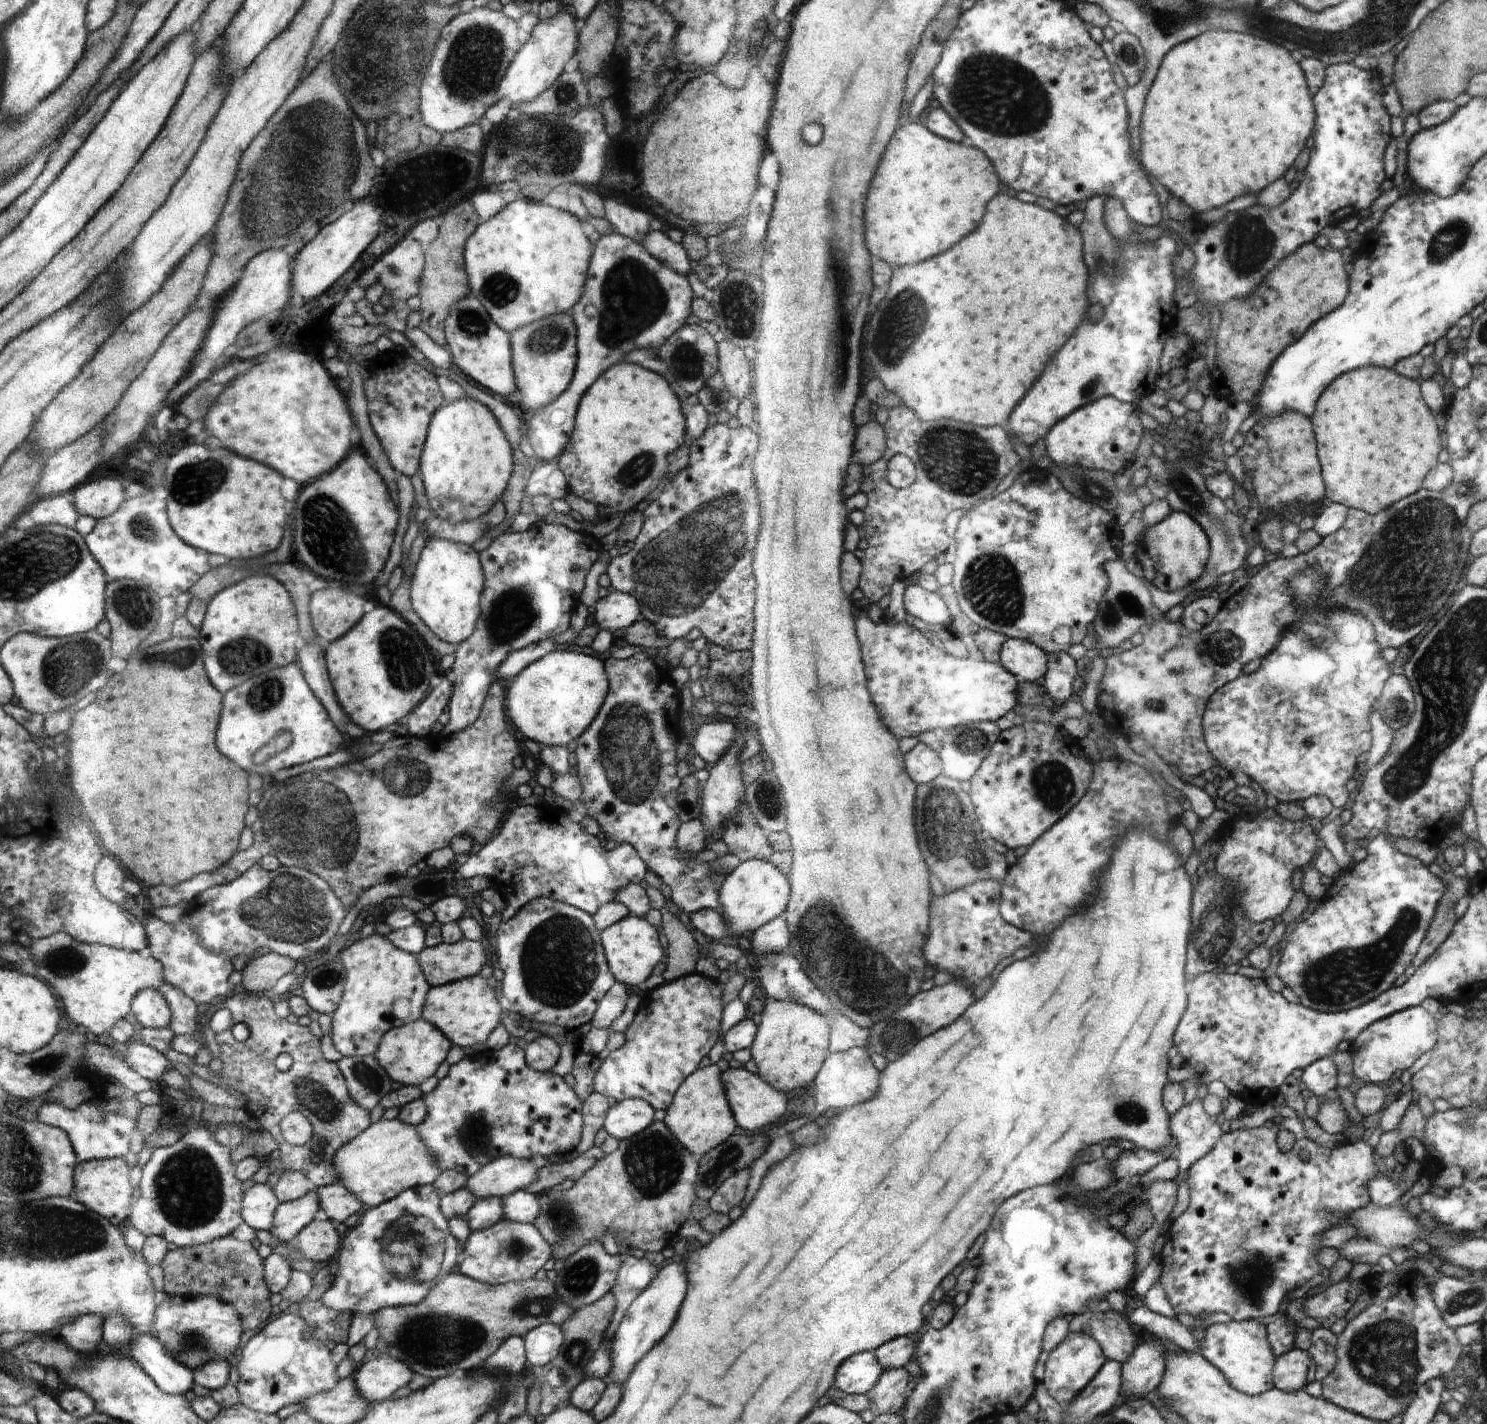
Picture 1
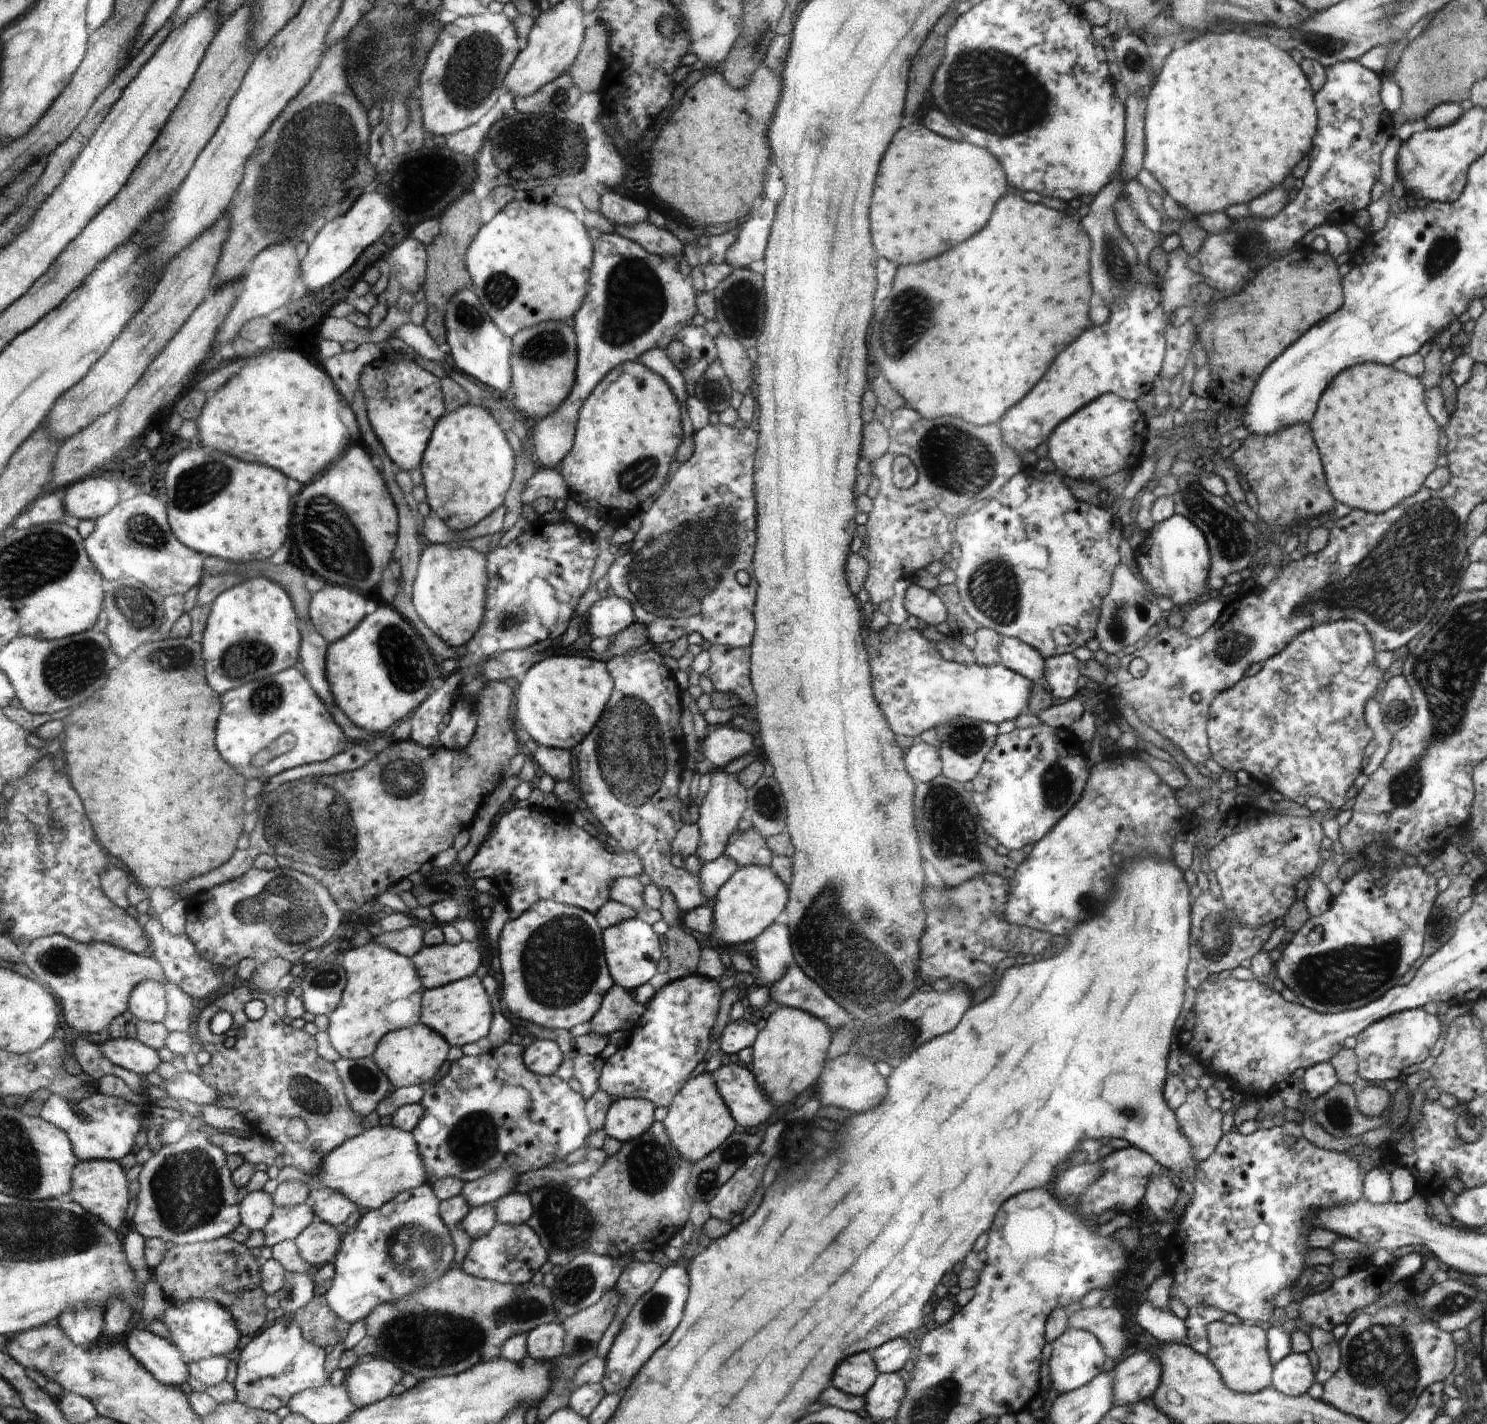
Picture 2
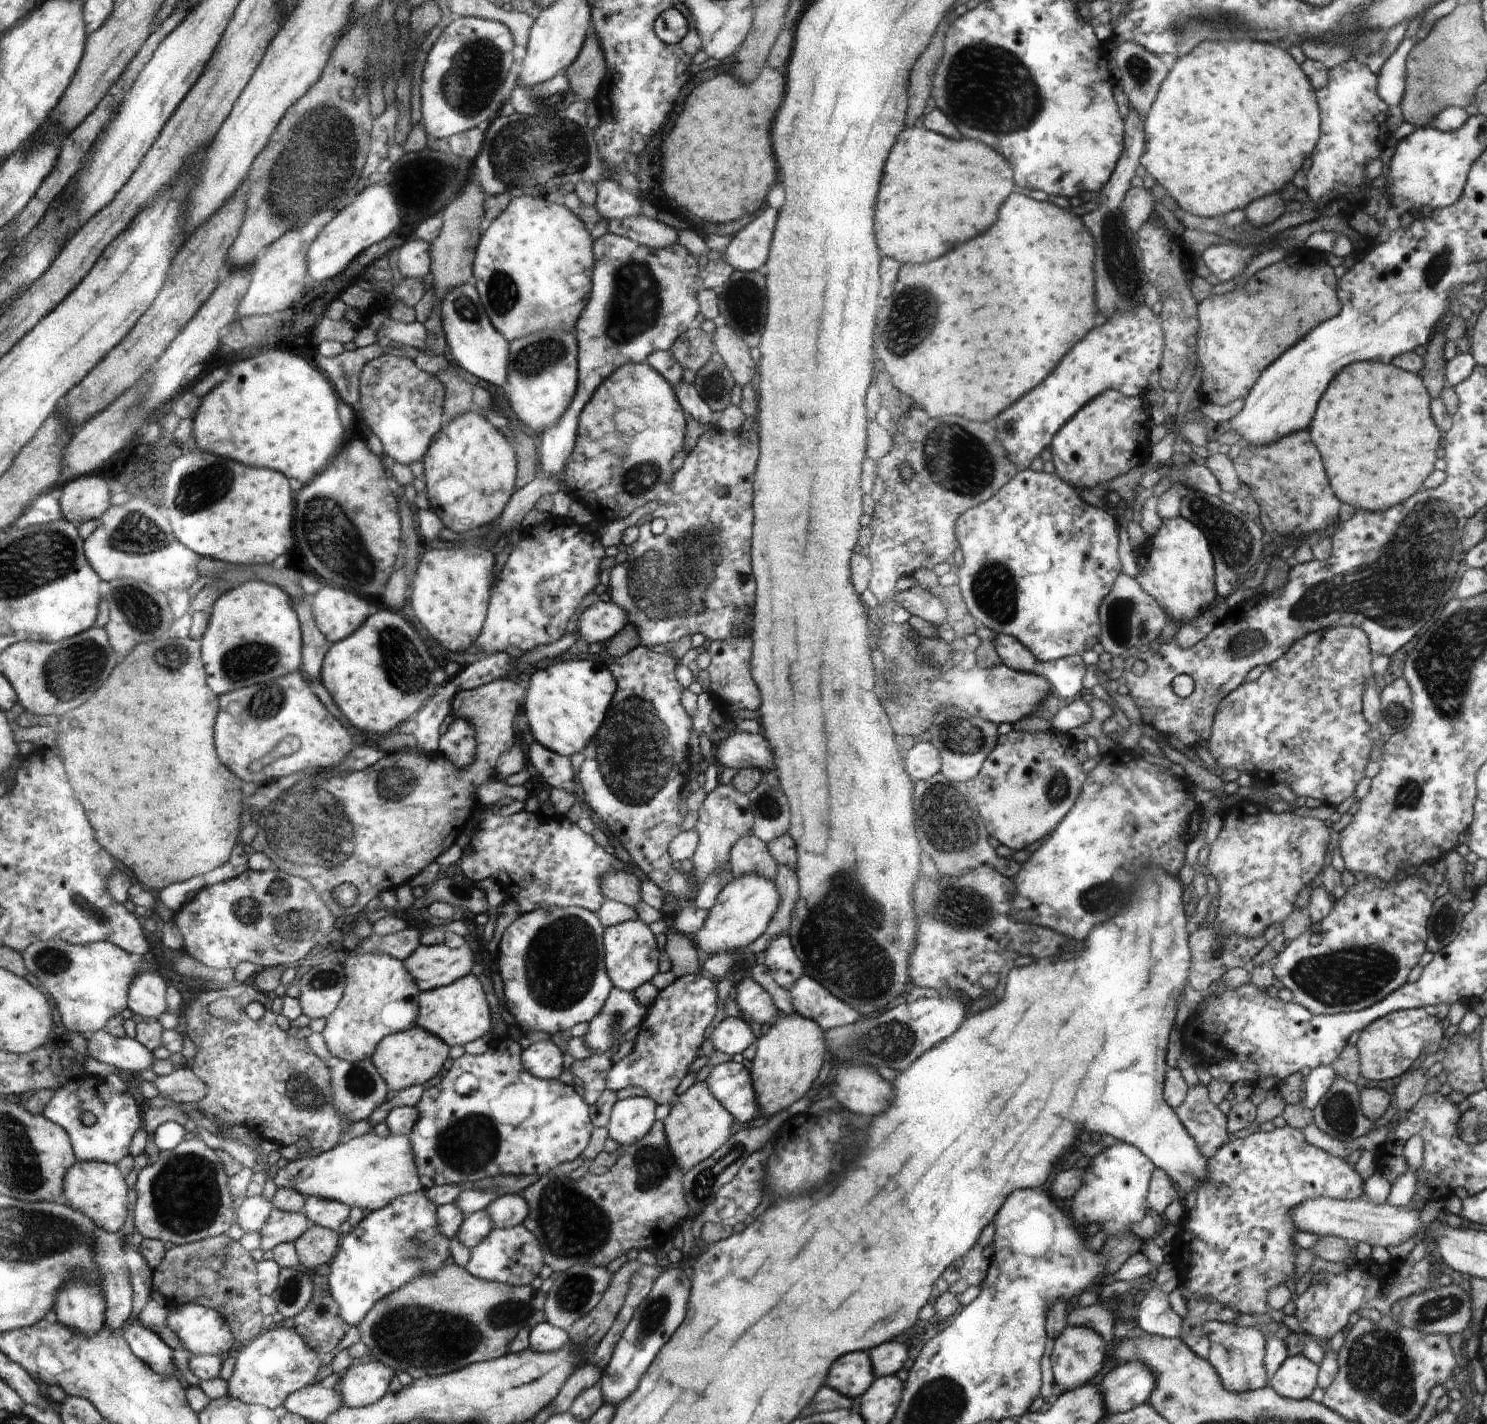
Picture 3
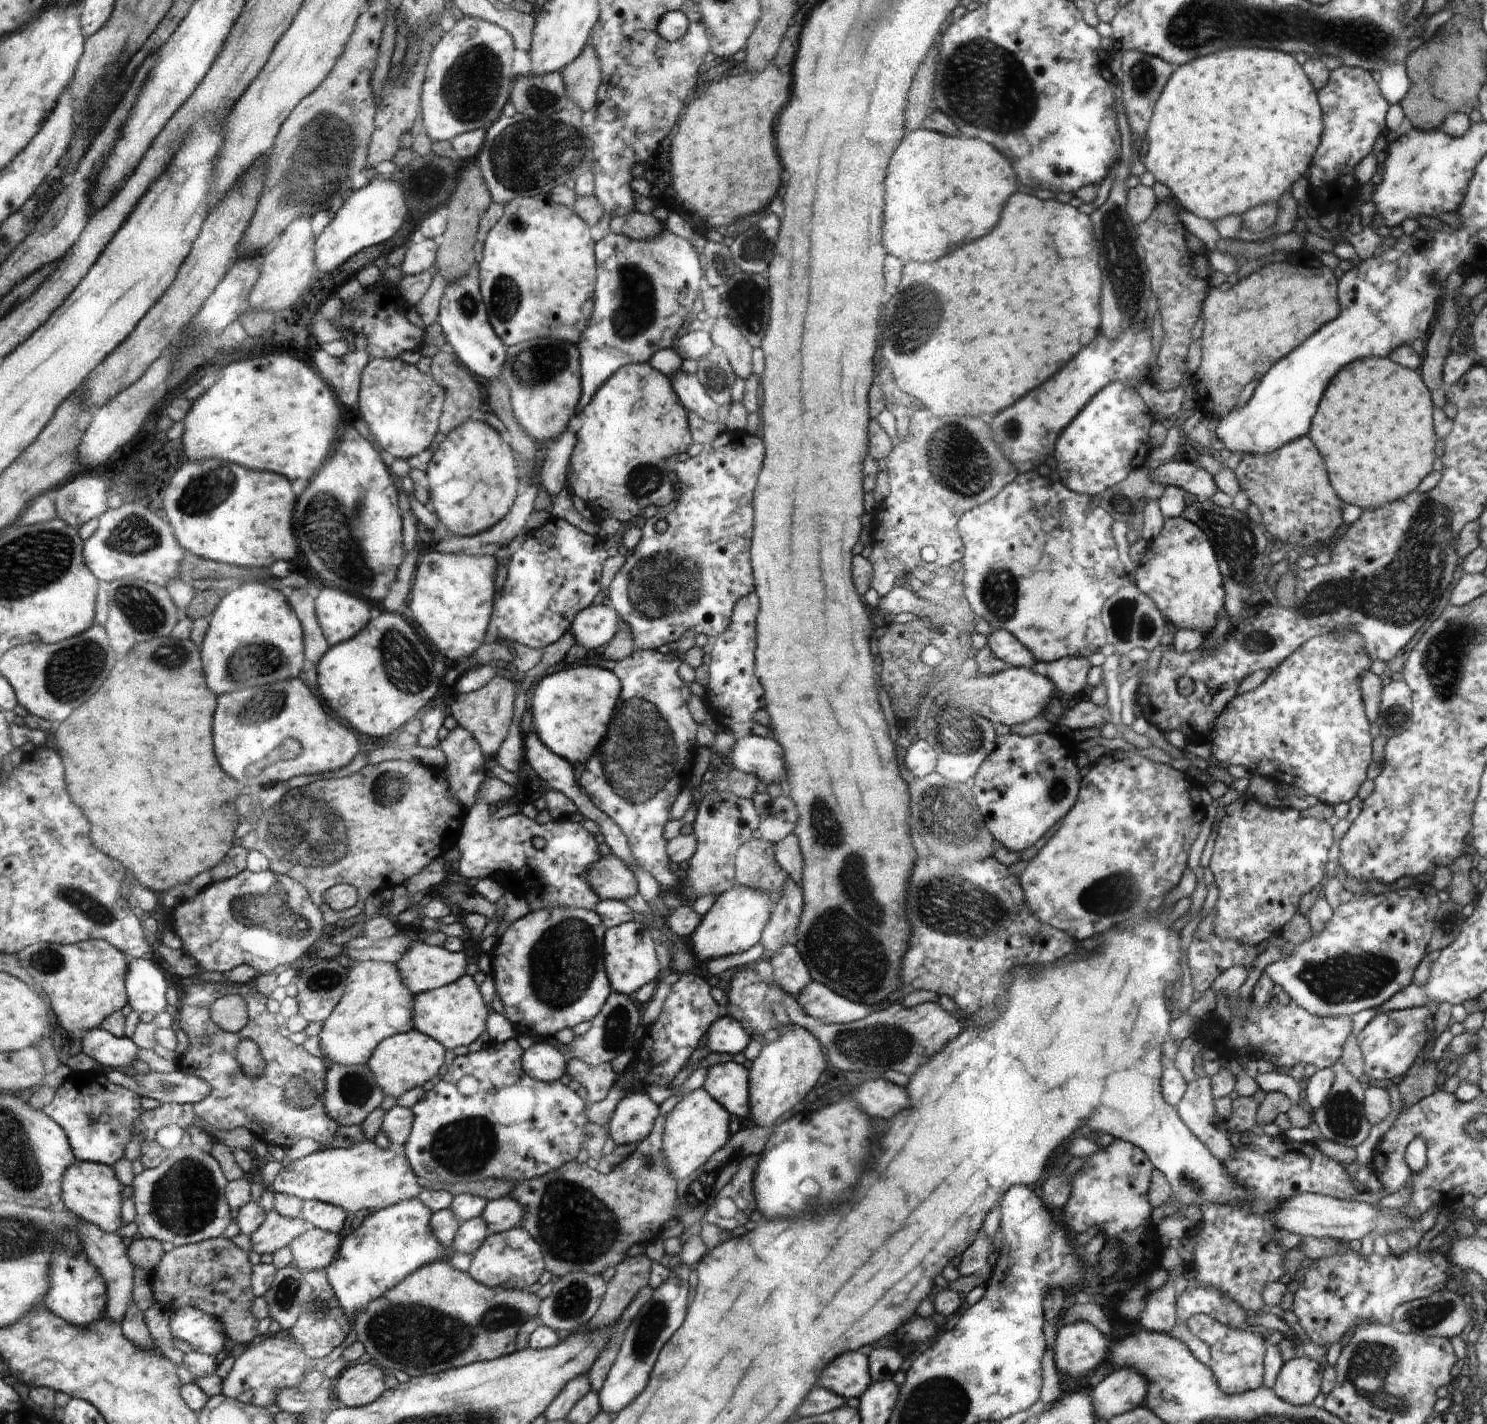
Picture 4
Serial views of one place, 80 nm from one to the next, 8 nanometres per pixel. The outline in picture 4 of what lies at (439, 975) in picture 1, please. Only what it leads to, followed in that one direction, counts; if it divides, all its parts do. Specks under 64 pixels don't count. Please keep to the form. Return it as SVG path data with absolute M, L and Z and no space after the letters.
M418 939L409 944L400 960L394 964L404 984L416 995L456 983L462 975L466 974L466 952L453 953L443 946L429 945L424 940Z

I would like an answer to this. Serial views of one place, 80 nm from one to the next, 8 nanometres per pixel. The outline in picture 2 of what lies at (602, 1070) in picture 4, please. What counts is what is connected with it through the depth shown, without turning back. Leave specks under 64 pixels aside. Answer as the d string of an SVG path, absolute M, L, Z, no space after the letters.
M599 1055L574 1056L573 1076L574 1081L582 1091L582 1096L588 1100L599 1088L599 1076L603 1069L605 1059Z

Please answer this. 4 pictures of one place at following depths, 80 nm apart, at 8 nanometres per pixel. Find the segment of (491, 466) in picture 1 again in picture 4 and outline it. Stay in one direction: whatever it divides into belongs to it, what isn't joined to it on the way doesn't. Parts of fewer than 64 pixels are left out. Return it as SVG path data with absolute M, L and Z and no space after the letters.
M482 421L464 423L443 438L430 458L426 476L440 527L471 537L488 531L509 514L517 498L518 470L510 446L491 426Z

